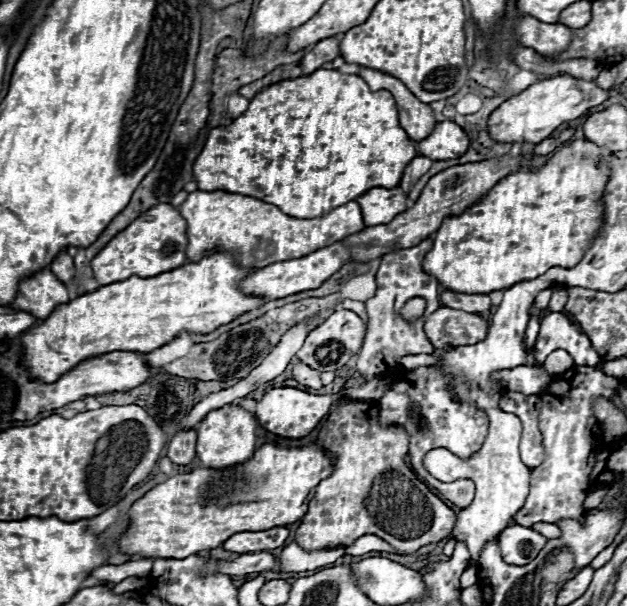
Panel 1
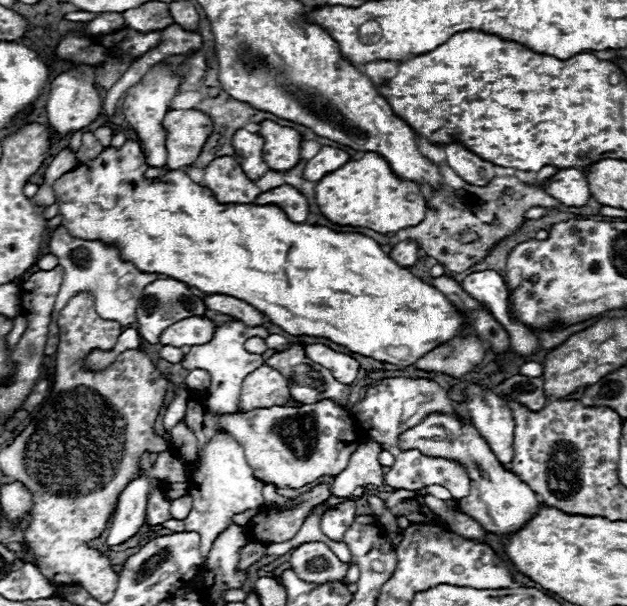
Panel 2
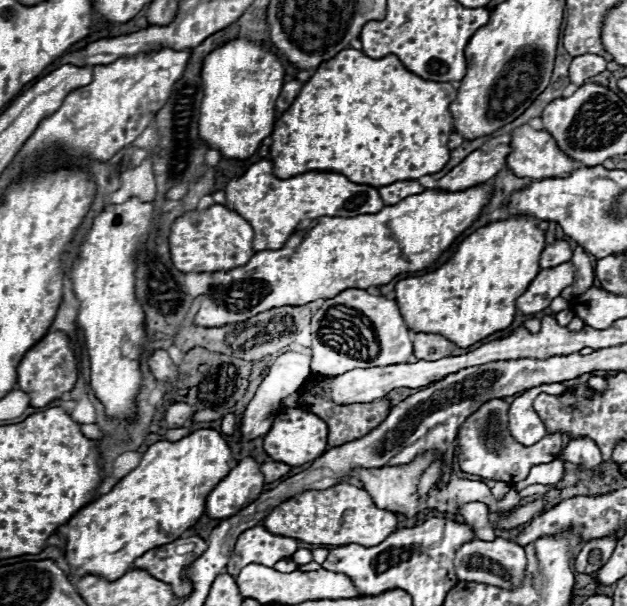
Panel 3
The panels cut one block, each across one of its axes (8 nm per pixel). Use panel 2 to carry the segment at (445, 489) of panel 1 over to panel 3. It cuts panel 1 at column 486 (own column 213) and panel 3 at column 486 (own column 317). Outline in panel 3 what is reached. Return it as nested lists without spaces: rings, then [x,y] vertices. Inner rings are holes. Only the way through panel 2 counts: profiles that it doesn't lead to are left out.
[[[490,400],[482,404],[458,430],[458,464],[462,472],[480,476],[484,480],[502,480],[506,484],[516,484],[524,480],[532,466],[548,464],[556,460],[556,456],[562,450],[562,436],[560,434],[548,434],[542,438],[542,442],[534,446],[522,446],[520,442],[514,442],[512,434],[508,432],[508,404],[504,400]]]

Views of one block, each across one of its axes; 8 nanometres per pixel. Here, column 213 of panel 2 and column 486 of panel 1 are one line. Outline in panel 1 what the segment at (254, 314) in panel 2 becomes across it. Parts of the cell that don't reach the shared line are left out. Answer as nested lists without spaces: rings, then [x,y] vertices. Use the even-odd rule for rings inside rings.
[[[442,290],[440,300],[442,300],[442,306],[446,308],[466,310],[466,312],[484,312],[484,310],[490,310],[492,306],[488,294],[460,294],[452,290]]]

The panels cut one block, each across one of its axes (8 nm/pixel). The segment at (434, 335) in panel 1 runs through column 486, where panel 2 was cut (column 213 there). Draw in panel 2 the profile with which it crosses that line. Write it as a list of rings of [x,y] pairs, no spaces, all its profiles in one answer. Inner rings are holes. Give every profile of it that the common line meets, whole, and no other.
[[[184,318],[184,322],[176,322],[160,334],[162,346],[196,346],[212,340],[216,324],[212,320],[204,318]]]

